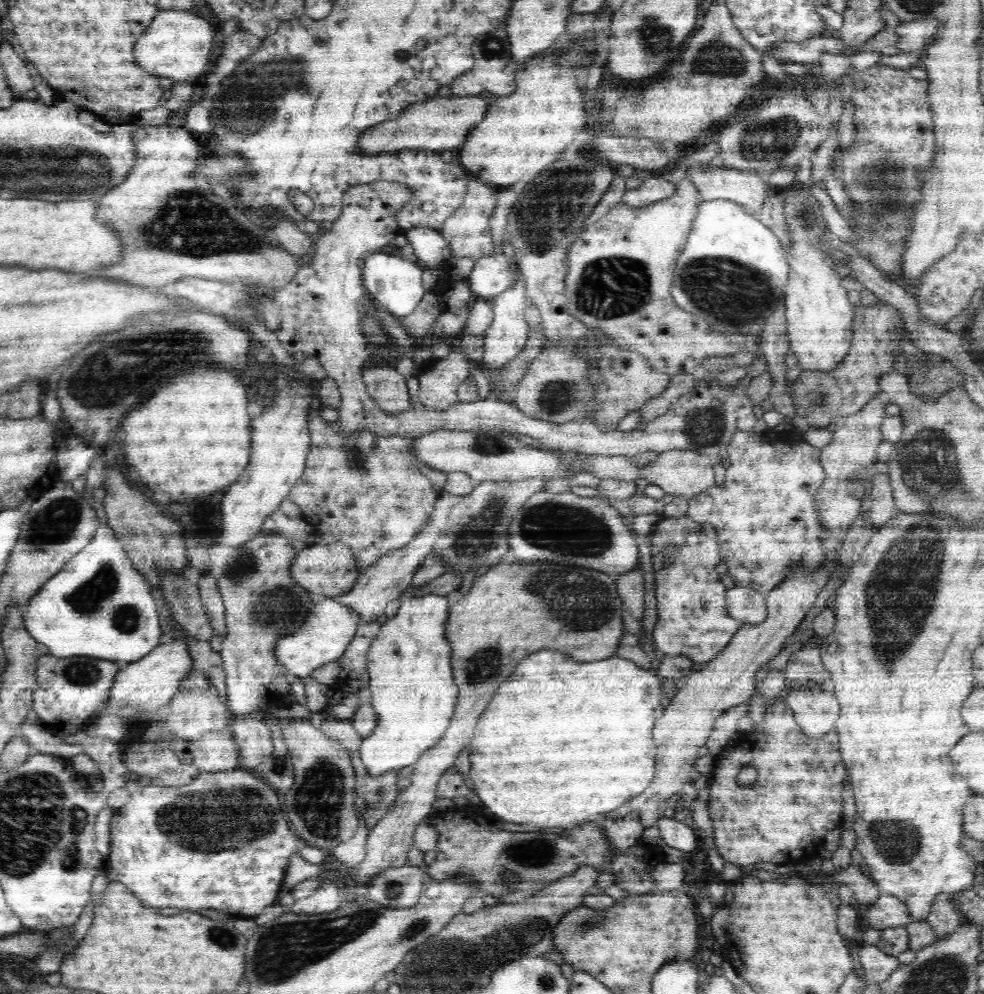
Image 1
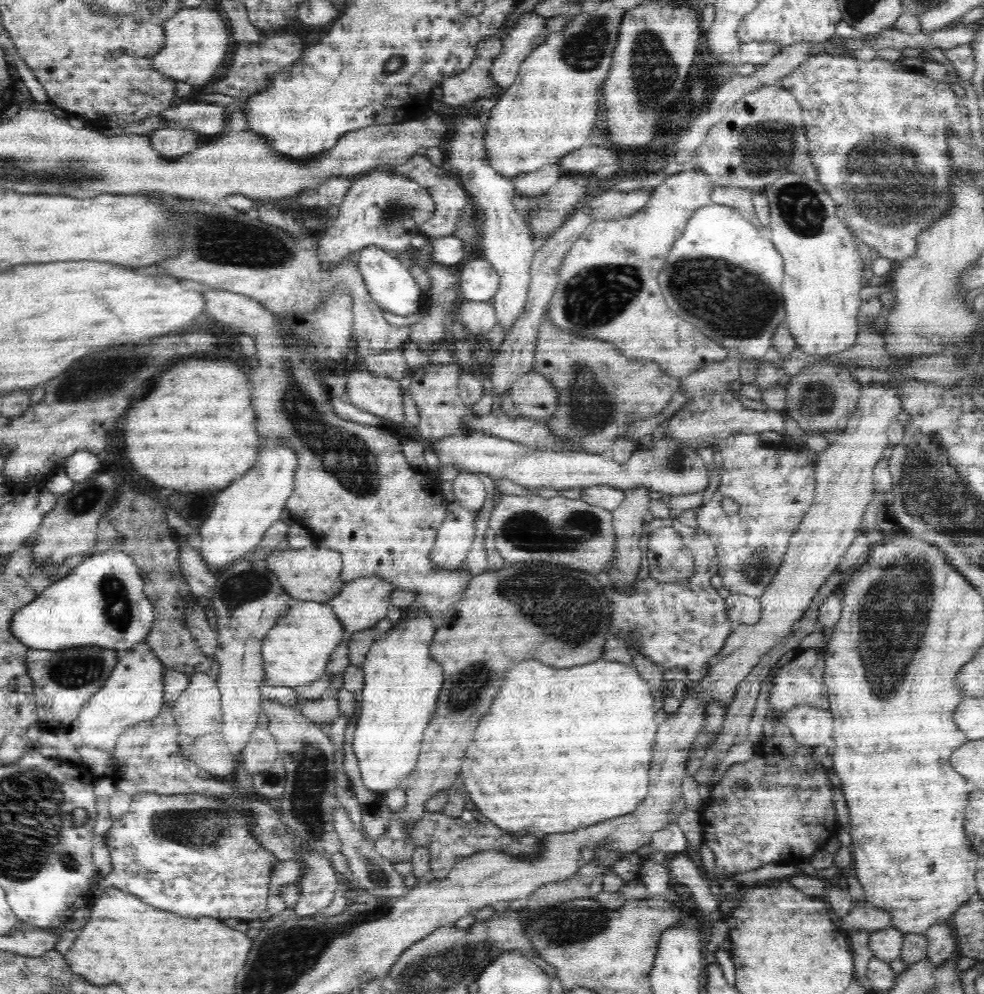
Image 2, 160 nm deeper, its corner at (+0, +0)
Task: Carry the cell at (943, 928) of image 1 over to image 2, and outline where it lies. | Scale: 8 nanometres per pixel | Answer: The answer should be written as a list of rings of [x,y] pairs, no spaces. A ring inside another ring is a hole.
[[[950,922],[930,926],[926,935],[928,936],[929,946],[925,958],[934,966],[943,966],[944,963],[950,961],[957,954],[957,940]]]

